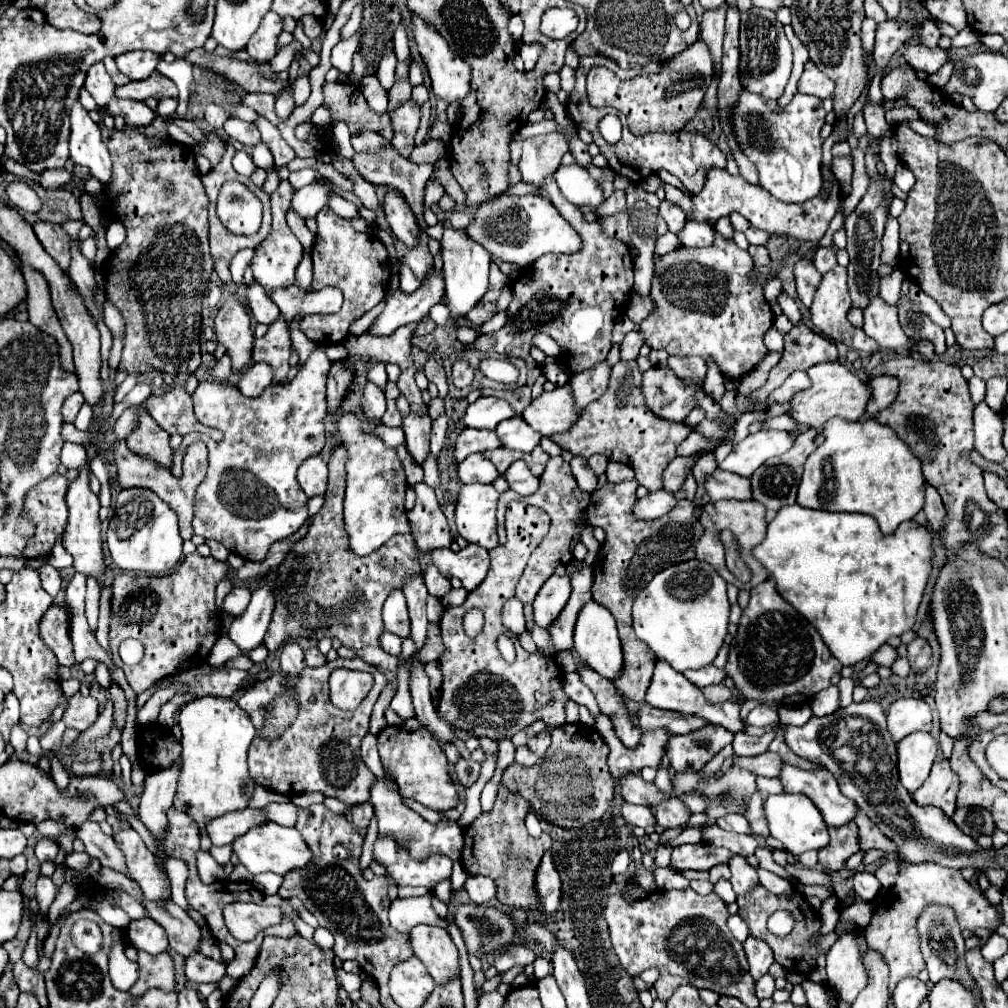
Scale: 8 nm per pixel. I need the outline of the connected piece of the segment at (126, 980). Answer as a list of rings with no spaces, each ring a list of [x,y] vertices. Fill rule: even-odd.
[[[114,943],[112,951],[110,951],[110,979],[112,985],[120,991],[128,991],[136,979],[138,979],[140,971],[138,971],[138,963],[128,961],[128,957],[124,955],[124,943]]]

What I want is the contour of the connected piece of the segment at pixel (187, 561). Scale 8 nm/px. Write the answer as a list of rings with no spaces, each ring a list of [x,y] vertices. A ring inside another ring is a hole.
[[[186,555],[178,569],[164,577],[118,575],[112,583],[112,625],[110,647],[114,663],[126,673],[128,685],[140,695],[160,679],[176,671],[202,667],[218,639],[218,617],[214,619],[214,589],[228,575],[228,565],[214,557]],[[134,637],[144,643],[144,657],[138,665],[124,665],[118,657],[120,641]]]

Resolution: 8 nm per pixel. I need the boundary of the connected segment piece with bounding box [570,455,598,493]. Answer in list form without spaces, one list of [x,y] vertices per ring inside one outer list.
[[[576,455],[576,457],[572,457],[570,467],[572,467],[572,473],[574,473],[574,477],[576,477],[580,489],[592,493],[592,491],[596,489],[596,481],[598,481],[598,479],[596,479],[596,475],[592,473],[592,469],[588,467],[586,459],[580,457],[580,455]]]

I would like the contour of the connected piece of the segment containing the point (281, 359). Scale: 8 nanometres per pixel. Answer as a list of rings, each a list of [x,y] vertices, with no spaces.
[[[280,317],[280,321],[272,323],[272,327],[268,329],[268,333],[262,339],[254,341],[252,361],[268,363],[272,367],[272,373],[274,373],[274,383],[284,383],[286,375],[290,371],[288,343],[292,343],[292,341],[290,341],[288,329],[284,327],[282,317]]]

